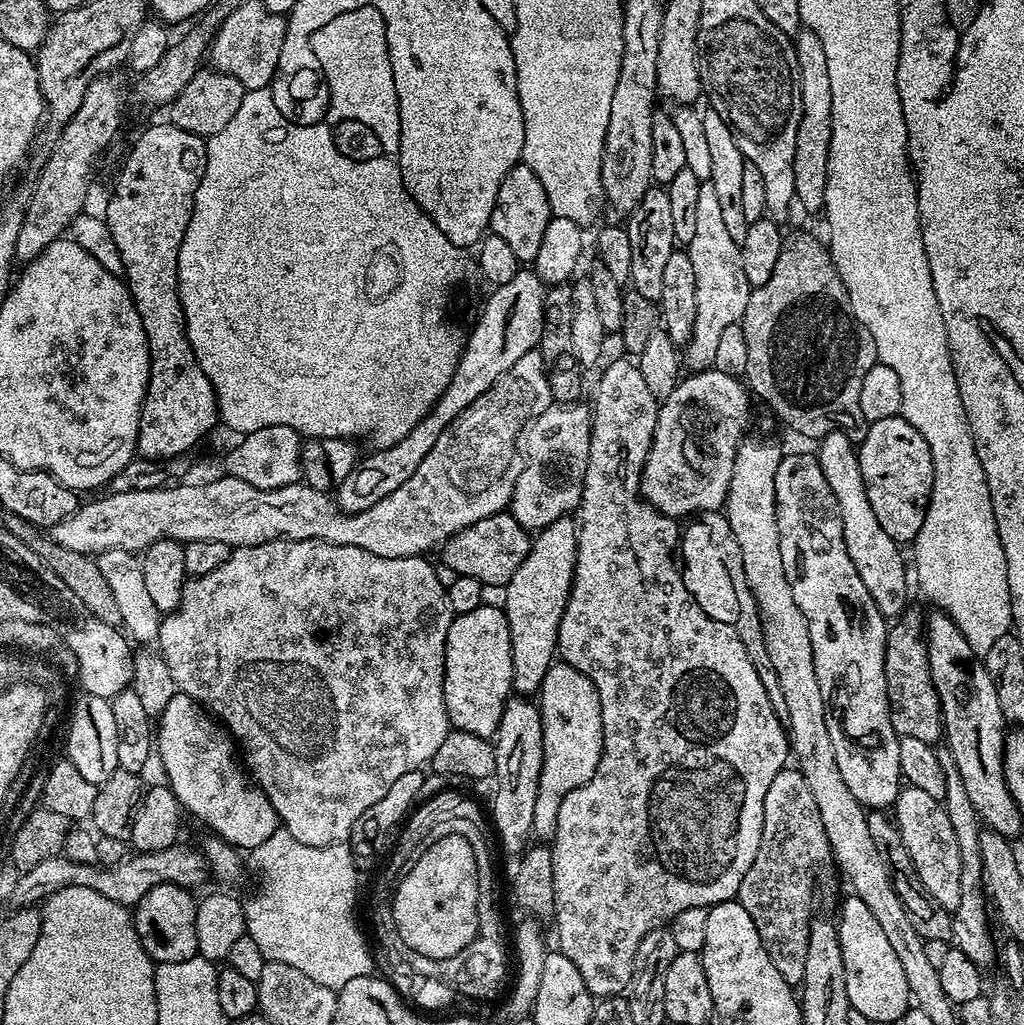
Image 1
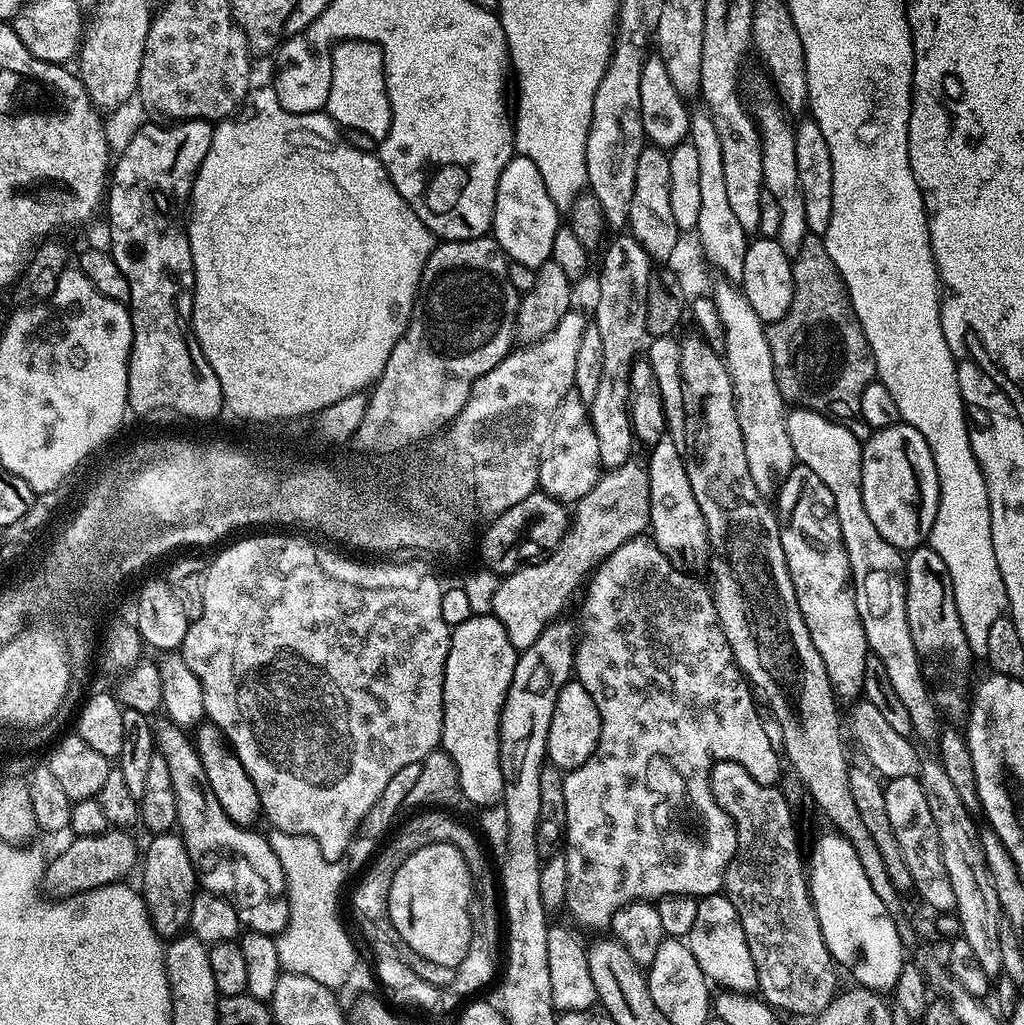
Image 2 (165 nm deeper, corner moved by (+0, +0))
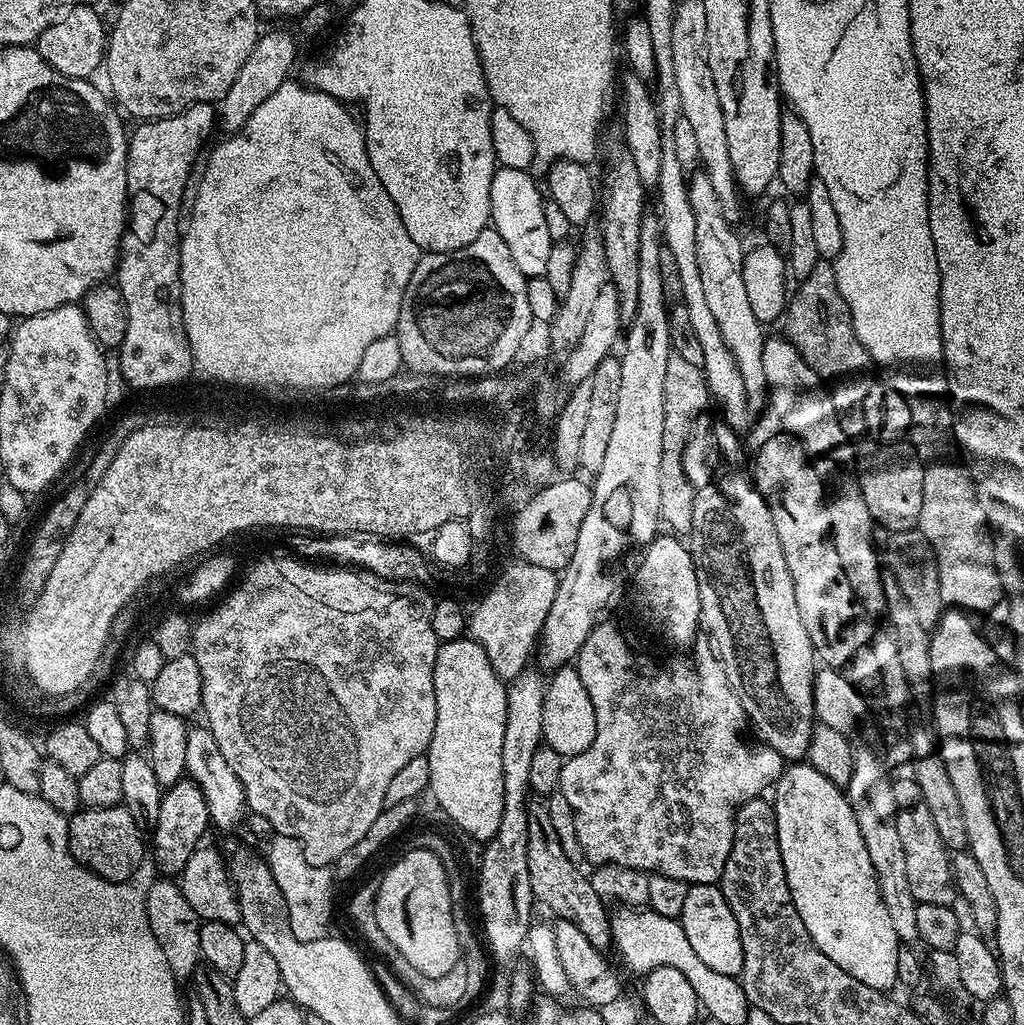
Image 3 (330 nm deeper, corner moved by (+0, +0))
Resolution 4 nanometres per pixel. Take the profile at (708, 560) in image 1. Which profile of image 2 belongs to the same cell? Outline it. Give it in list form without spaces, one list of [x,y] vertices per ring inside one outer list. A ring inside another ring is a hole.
[[[672,438],[659,440],[657,444],[651,445],[646,463],[648,474],[648,497],[650,498],[650,536],[655,540],[657,546],[666,554],[670,563],[675,564],[681,570],[696,570],[700,563],[709,559],[708,535],[706,534],[706,522],[702,518],[702,510],[698,510],[698,498],[694,498],[694,490],[690,486],[688,477],[689,465],[684,464],[680,457],[680,448],[677,441]]]

